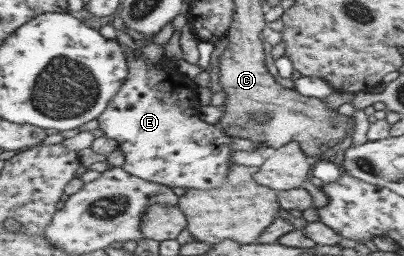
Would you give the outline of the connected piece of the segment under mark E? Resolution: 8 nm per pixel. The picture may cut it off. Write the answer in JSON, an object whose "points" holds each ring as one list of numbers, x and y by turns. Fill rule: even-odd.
{"points":[[124,45,121,47,127,65,127,74,102,113,94,119,97,120,98,128,103,132,103,136,117,142,122,149,123,170,131,176,169,188,177,186,184,189,209,190,223,185,228,168,235,165,229,161,231,152,235,150,229,147,228,137,231,136,225,134,217,124,211,125,199,119,195,83,178,69,178,63,171,62,163,54,153,64,147,64,141,54,133,55,132,50]]}

